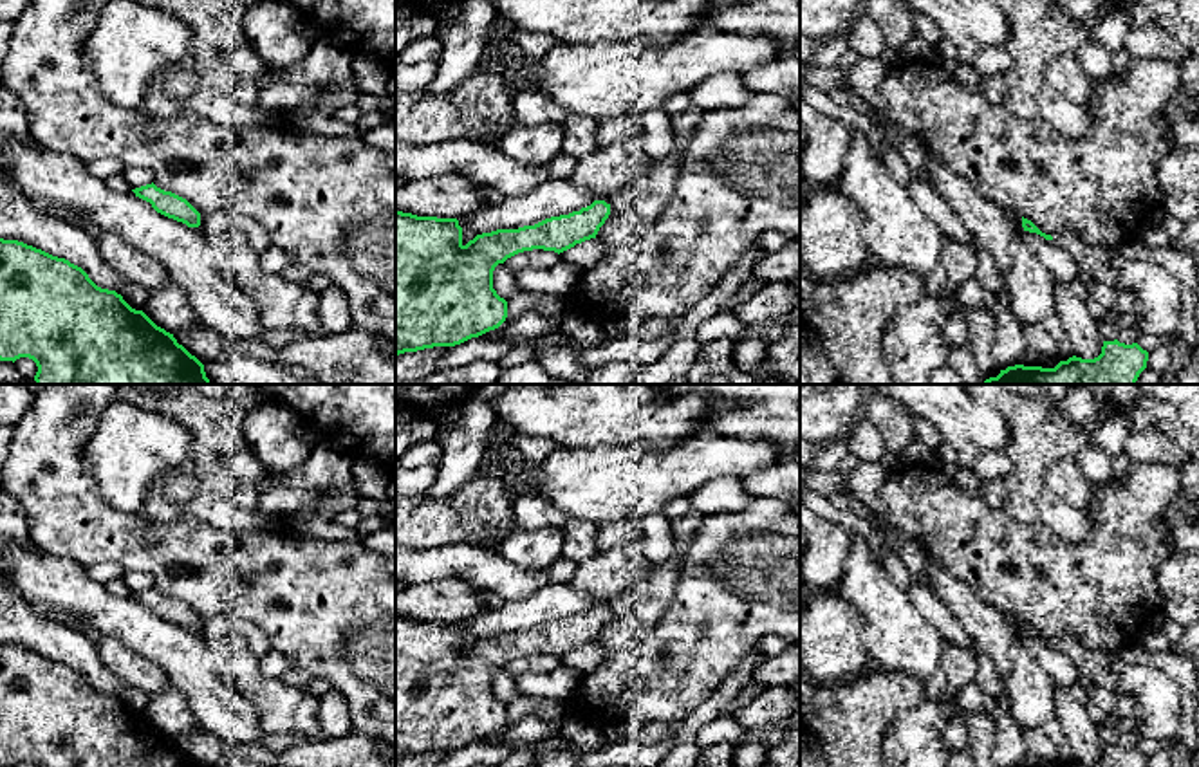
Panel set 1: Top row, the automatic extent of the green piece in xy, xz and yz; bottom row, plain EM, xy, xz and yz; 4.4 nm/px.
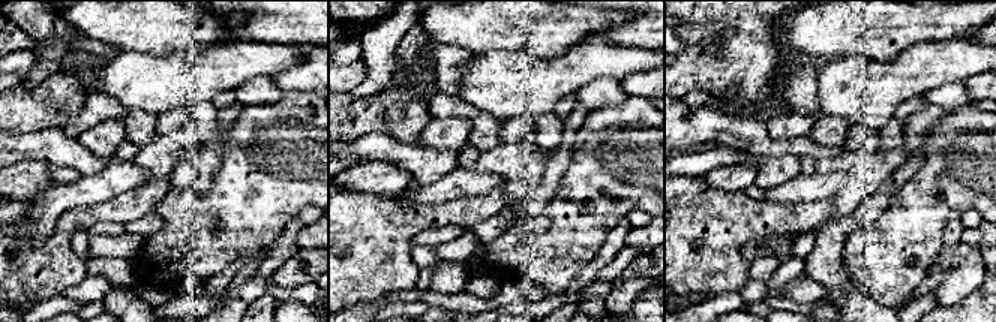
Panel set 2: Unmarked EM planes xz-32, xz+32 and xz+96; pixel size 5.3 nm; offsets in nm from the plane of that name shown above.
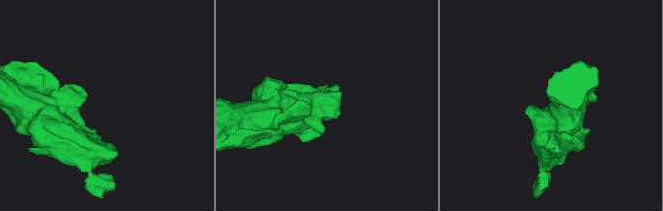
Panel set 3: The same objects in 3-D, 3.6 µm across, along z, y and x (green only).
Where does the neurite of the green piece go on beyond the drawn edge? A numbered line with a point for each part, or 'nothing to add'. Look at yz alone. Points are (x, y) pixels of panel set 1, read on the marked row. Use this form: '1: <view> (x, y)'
nothing to add

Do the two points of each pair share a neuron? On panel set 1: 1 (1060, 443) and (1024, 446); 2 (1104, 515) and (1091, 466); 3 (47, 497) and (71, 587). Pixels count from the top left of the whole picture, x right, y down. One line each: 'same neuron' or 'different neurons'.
1: same neuron
2: different neurons
3: different neurons

